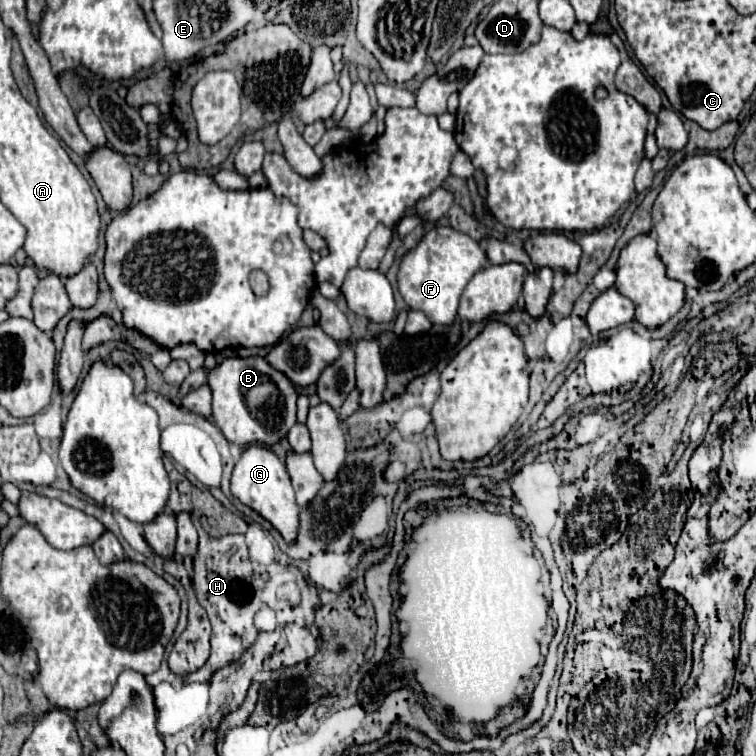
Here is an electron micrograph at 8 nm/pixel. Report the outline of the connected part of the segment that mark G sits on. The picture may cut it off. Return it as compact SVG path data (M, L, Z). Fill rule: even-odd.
M251 444L249 448L245 448L241 458L235 462L231 474L231 494L243 504L251 506L255 512L259 512L265 520L269 520L289 544L295 540L299 526L299 506L295 502L295 492L285 464L267 446Z

